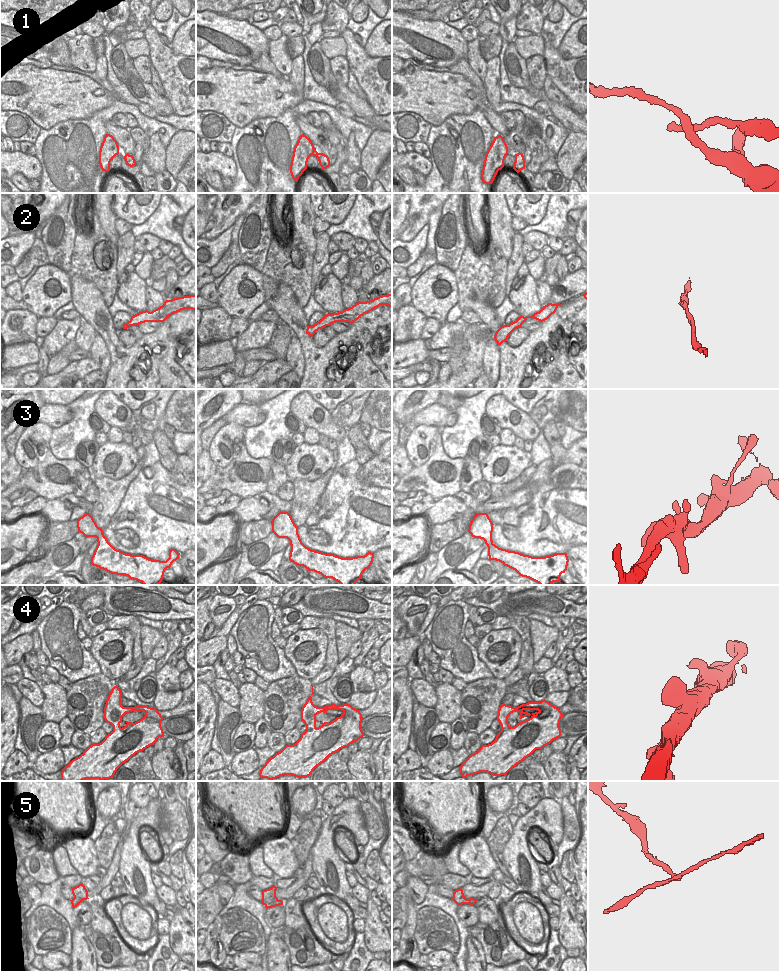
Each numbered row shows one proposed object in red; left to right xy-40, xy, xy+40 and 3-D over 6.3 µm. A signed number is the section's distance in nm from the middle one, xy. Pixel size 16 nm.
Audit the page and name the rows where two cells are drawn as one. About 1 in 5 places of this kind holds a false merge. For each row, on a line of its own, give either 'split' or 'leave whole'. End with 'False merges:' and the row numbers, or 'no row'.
1: split
2: leave whole
3: leave whole
4: leave whole
5: split
False merges: 1, 5

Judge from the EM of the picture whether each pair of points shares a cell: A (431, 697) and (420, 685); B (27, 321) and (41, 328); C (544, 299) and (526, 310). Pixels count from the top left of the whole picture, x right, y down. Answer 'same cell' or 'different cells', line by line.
A: same cell
B: different cells
C: different cells

